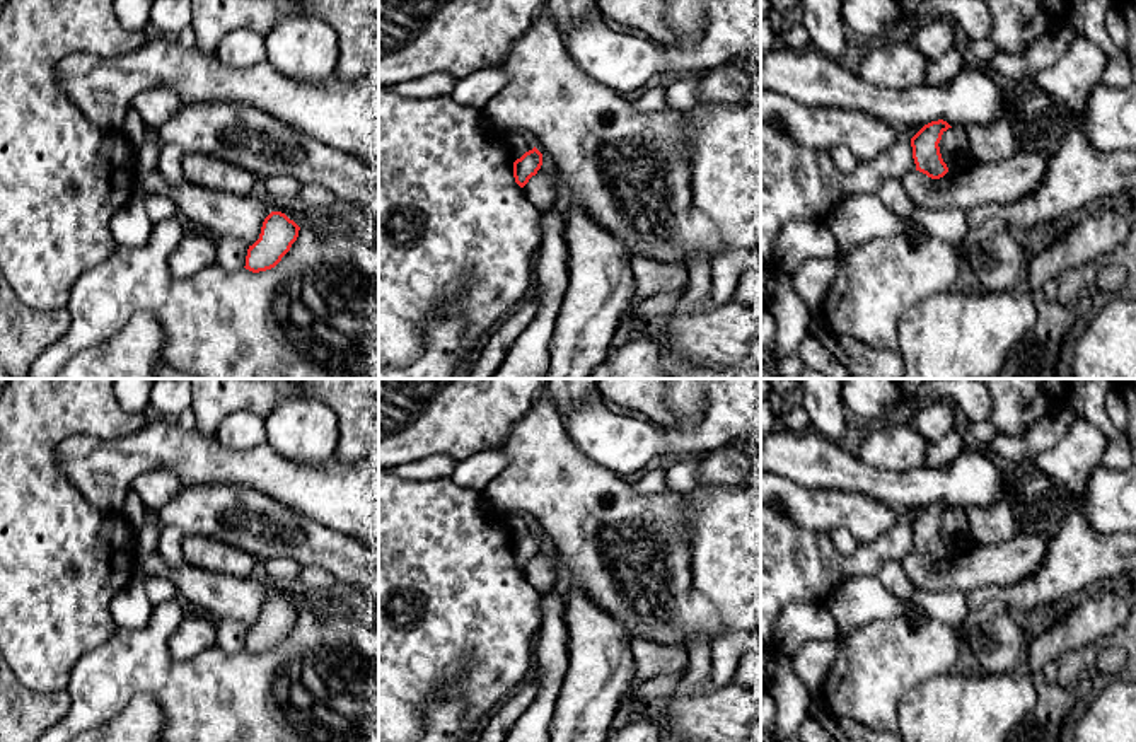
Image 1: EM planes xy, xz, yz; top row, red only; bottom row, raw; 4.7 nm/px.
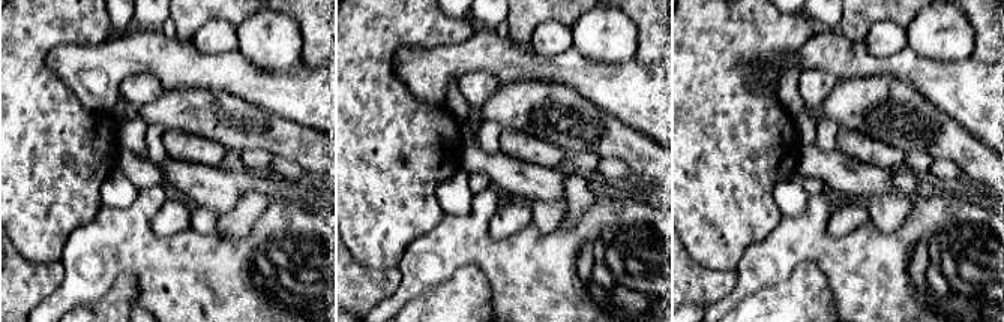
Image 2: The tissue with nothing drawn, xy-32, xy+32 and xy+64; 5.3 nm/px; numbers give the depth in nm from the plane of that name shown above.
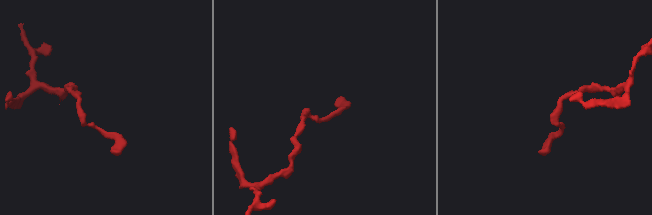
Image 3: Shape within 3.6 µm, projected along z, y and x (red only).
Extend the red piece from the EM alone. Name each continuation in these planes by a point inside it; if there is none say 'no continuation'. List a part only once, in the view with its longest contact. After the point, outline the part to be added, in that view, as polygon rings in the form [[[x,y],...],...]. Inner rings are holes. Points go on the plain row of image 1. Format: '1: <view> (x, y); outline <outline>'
no continuation

